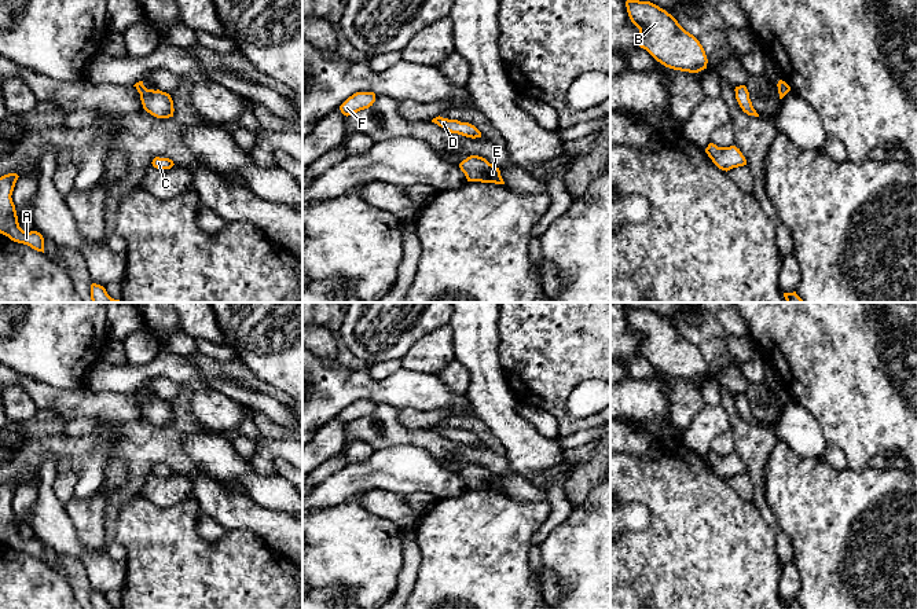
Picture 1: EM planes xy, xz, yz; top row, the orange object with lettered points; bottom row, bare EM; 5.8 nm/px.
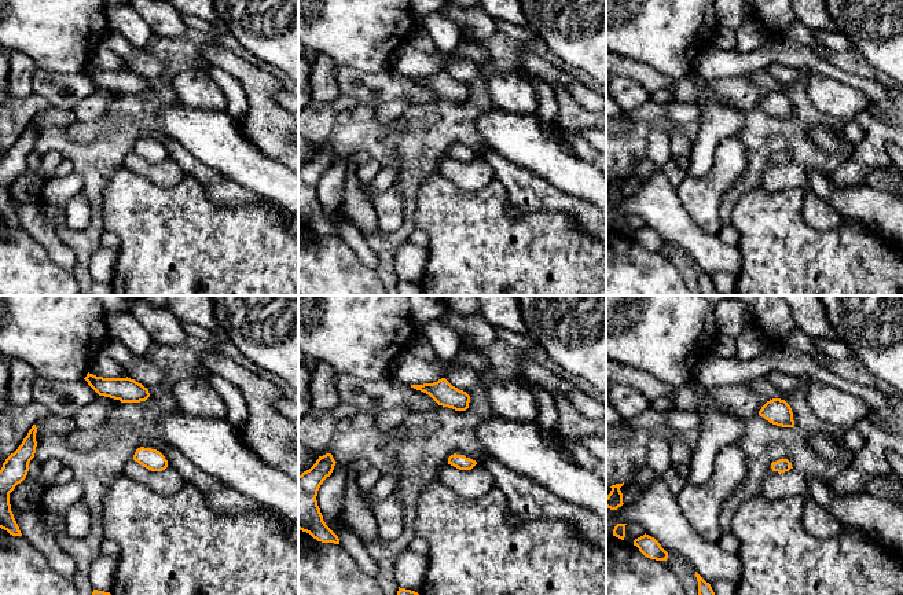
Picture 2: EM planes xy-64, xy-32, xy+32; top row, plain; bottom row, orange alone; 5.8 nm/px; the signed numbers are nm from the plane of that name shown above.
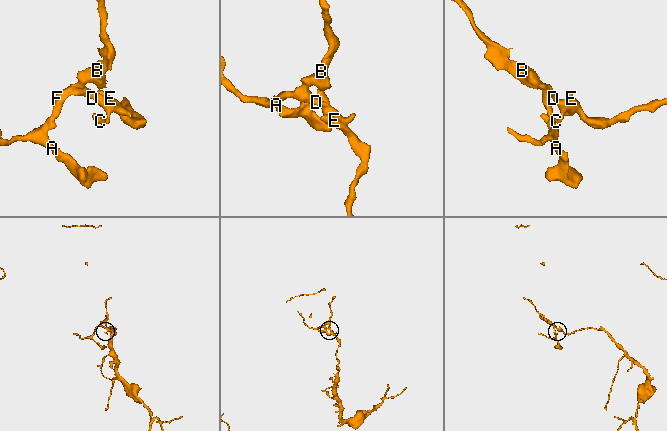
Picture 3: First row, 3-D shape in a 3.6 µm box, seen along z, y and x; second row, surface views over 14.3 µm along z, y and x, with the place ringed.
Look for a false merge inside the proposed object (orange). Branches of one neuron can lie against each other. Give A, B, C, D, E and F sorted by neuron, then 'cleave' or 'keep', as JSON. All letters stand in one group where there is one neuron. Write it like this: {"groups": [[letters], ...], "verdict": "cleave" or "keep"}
{"groups": [["A", "B", "C", "D", "E", "F"]], "verdict": "keep"}

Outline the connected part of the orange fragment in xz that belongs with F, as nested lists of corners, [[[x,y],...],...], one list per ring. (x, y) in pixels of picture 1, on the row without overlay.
[[[356,400],[340,414],[340,418],[344,423],[348,425],[353,421],[368,417],[370,414],[373,414],[374,410],[374,400]]]

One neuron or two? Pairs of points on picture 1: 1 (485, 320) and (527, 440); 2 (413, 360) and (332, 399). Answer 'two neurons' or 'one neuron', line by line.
1: one neuron
2: two neurons

